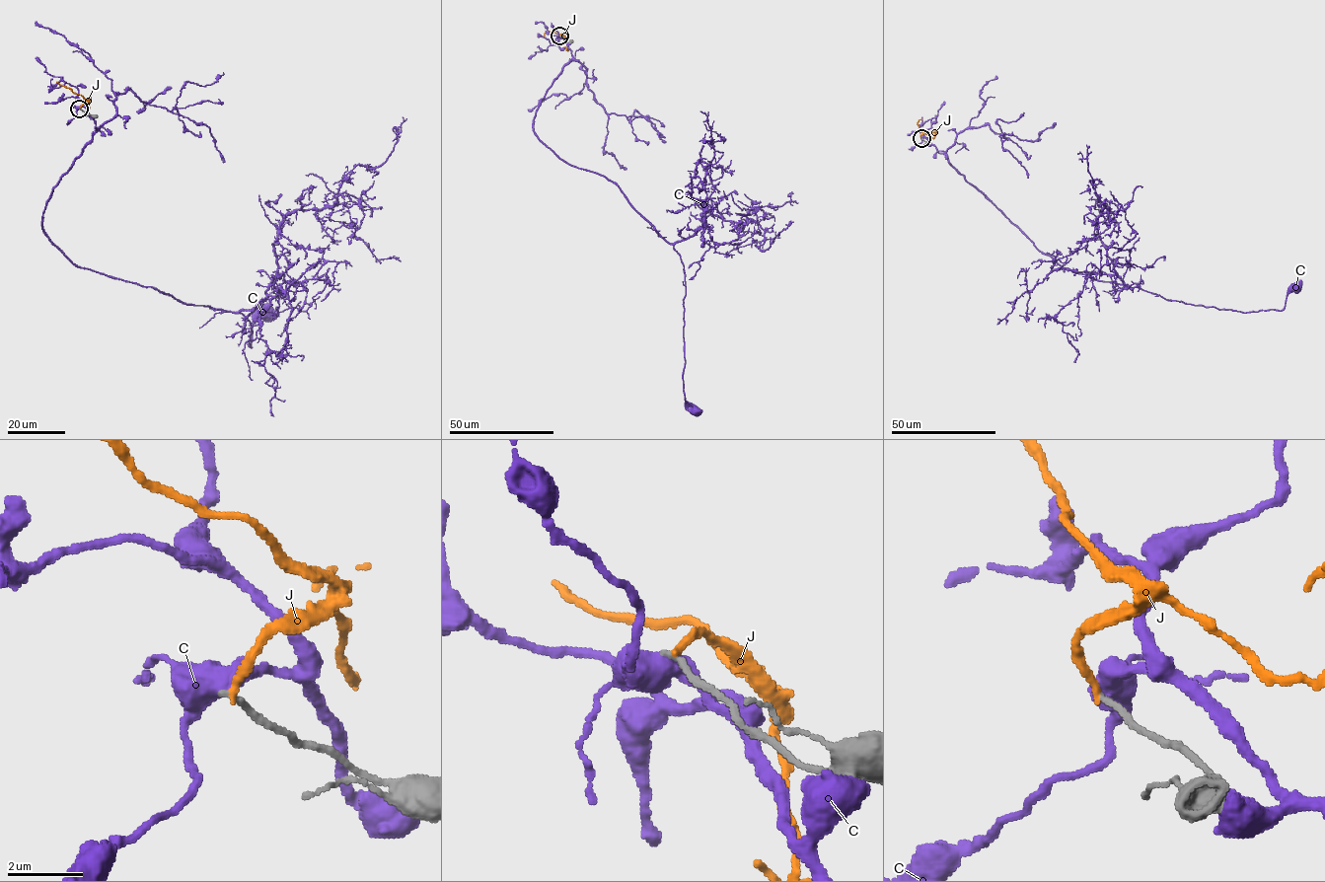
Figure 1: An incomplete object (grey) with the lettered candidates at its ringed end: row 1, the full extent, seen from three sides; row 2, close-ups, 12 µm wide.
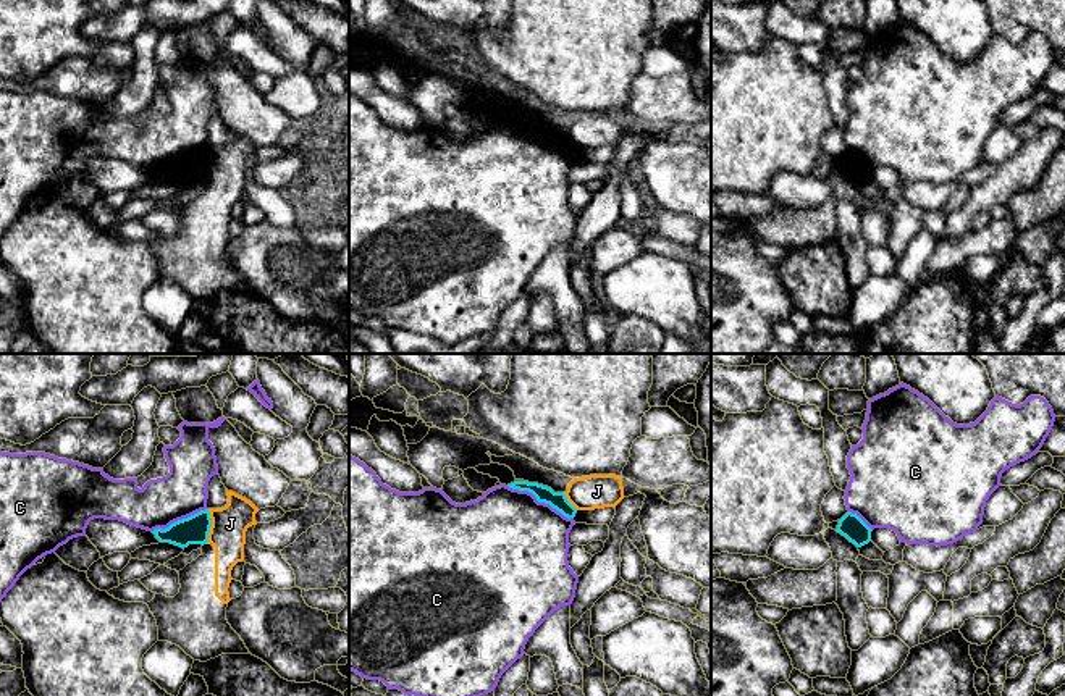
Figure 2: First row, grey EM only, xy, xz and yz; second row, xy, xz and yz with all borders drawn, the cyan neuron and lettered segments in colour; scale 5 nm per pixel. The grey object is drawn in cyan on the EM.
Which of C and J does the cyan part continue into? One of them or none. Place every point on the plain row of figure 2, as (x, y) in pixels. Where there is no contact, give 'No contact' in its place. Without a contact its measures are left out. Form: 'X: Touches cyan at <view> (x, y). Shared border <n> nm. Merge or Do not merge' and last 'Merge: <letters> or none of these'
C: Touches cyan at xz (540, 139). Shared border 360 nm. Do not merge
J: Touches cyan at xy (210, 163). Shared border 180 nm. Do not merge
Merge: none of these

